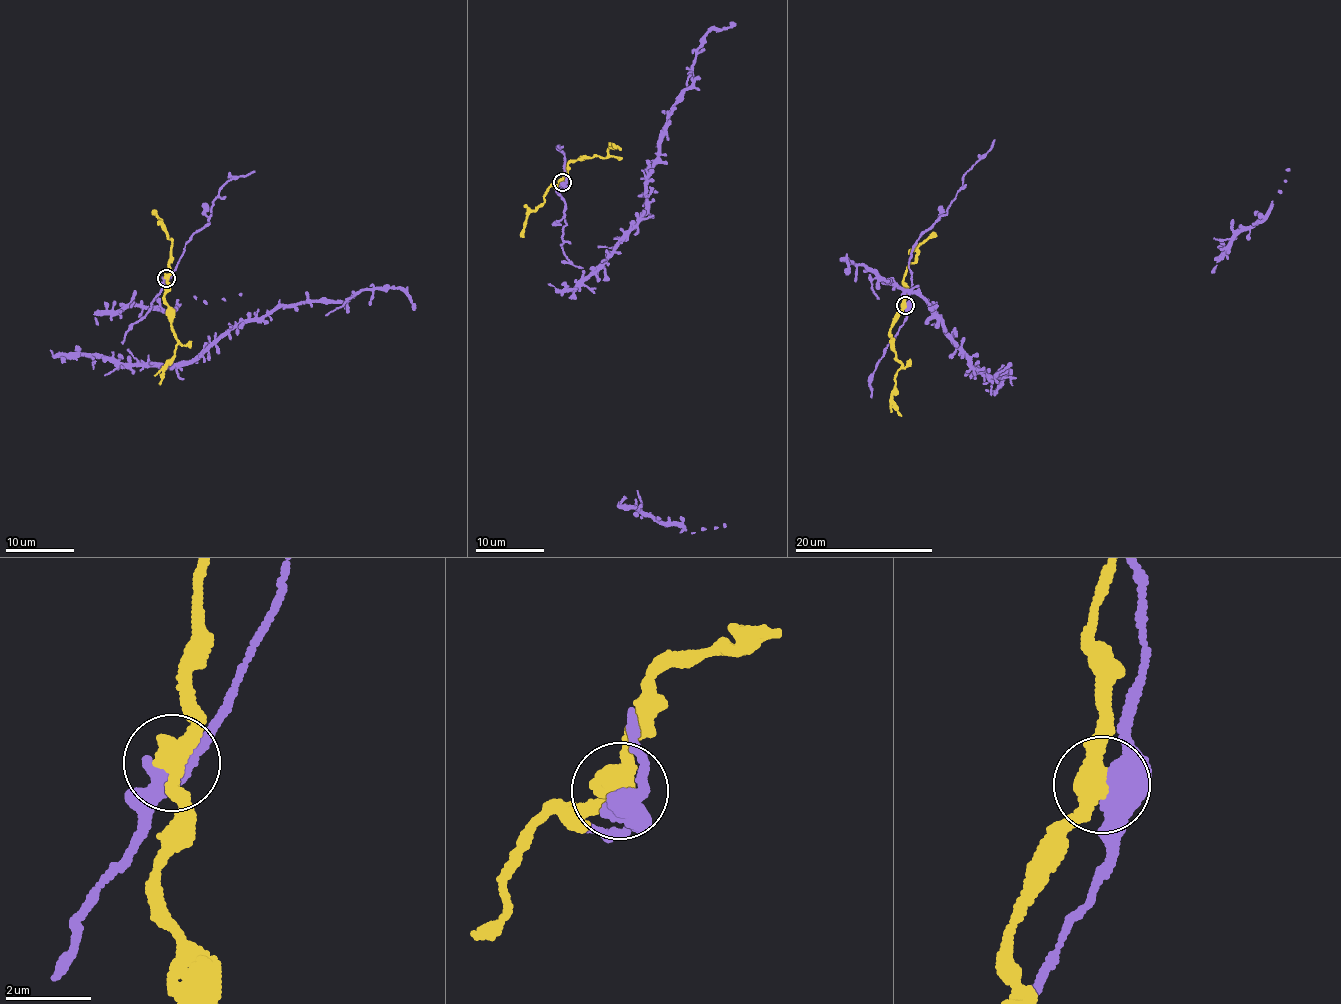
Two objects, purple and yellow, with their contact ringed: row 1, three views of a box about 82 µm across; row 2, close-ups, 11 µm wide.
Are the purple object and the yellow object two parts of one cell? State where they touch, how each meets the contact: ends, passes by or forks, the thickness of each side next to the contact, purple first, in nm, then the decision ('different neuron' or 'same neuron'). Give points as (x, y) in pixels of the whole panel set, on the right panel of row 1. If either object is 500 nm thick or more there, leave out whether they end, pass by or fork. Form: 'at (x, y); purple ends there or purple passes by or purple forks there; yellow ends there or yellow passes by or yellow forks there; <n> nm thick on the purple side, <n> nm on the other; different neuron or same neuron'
at (905, 305); 500 nm thick on the purple side, 440 nm on the other; different neuron

